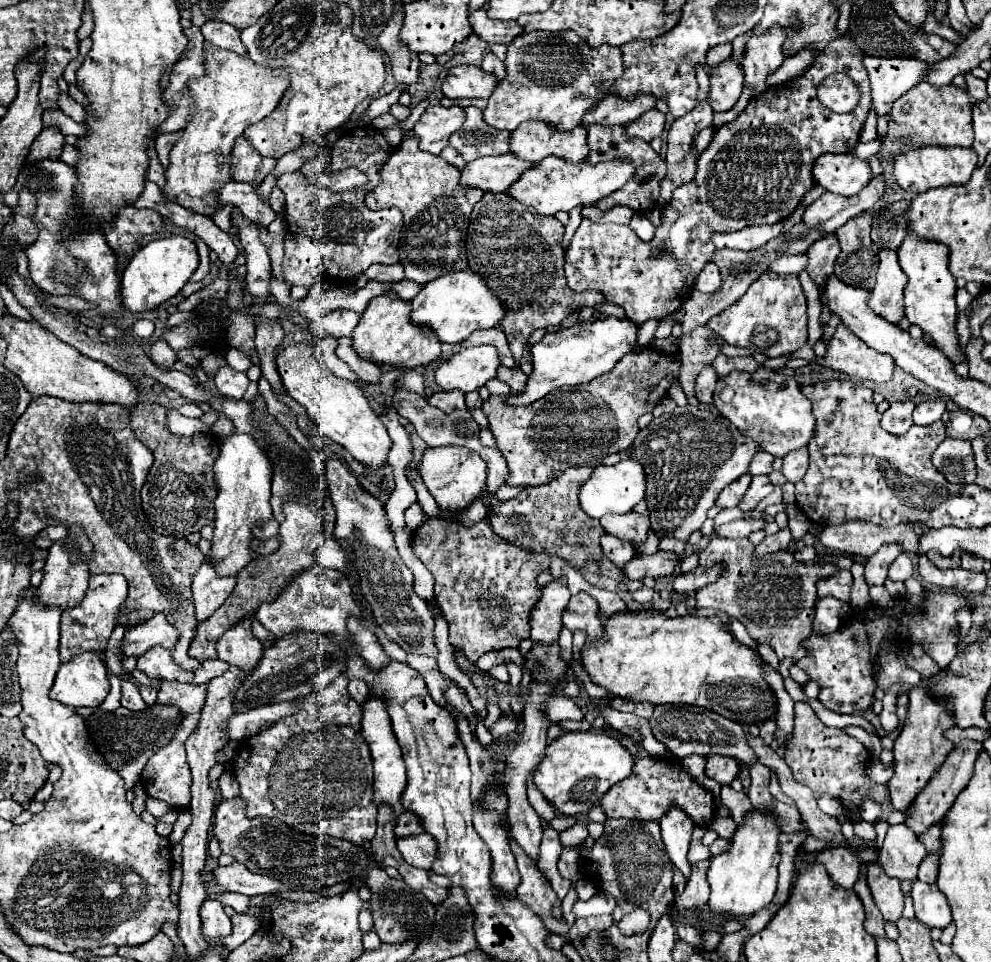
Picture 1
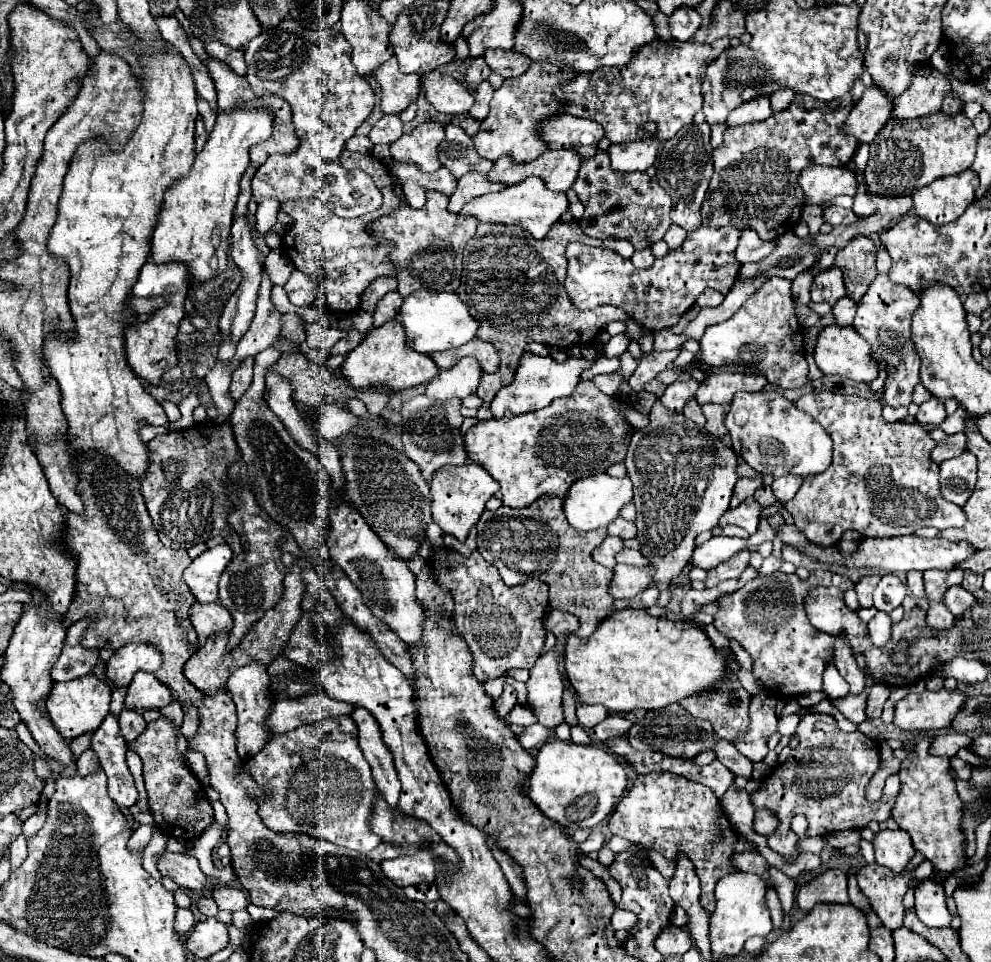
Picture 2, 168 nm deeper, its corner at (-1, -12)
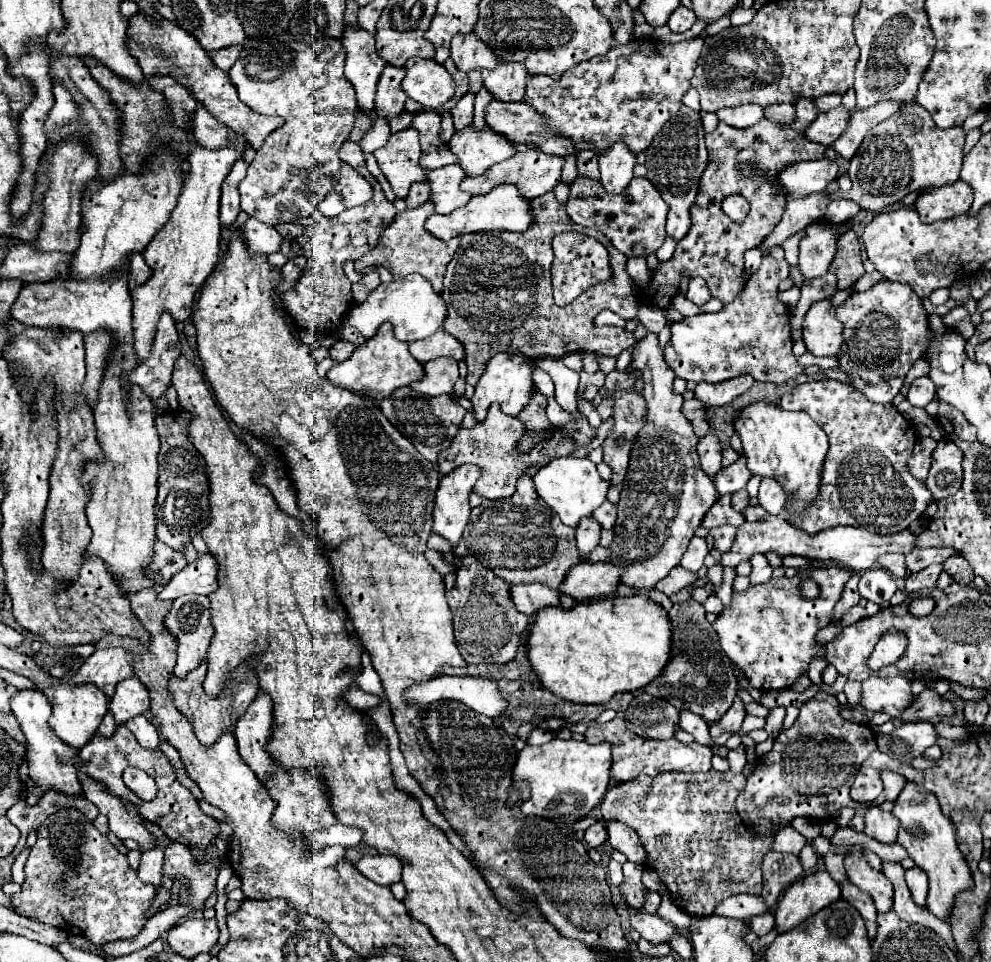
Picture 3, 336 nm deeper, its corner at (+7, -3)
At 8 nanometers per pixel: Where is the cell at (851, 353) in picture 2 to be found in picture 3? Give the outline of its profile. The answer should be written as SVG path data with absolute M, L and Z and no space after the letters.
M830 299L816 301L802 323L804 343L812 355L836 357L842 345L842 323L836 319L836 311Z

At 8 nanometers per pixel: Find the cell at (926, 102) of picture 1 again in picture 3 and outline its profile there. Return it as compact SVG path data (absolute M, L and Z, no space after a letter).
M918 103L902 105L888 121L876 125L858 147L848 169L852 189L846 197L856 201L862 209L878 213L888 205L900 203L912 191L952 185L960 177L964 139L966 131L962 127L938 129L930 121L930 113Z

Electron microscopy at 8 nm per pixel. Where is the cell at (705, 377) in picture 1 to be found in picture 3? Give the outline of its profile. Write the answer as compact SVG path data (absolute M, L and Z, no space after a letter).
M710 429L704 439L698 443L698 457L700 457L700 469L708 475L714 477L722 469L722 447L718 443L718 437L714 437L714 431Z

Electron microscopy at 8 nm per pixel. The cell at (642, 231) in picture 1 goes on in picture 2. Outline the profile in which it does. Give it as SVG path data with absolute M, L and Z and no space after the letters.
M644 248L644 250L636 250L636 254L630 260L636 268L648 268L654 262L654 254L650 248Z

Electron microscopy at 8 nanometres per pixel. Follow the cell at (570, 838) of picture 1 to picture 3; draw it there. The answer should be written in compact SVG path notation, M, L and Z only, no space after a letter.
M600 821L594 823L590 829L586 829L586 837L584 837L584 841L586 841L588 847L598 849L600 845L606 843L606 839L608 839L608 833L606 833L606 829L604 829L604 825L602 825Z

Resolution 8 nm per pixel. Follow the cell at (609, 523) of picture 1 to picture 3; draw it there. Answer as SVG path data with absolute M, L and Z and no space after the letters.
M604 501L594 513L592 517L604 527L604 529L612 529L616 523L616 505L610 501Z

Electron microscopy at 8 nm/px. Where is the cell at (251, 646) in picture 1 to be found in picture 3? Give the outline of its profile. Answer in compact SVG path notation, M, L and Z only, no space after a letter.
M258 693L256 701L248 707L246 715L236 723L234 737L238 743L240 757L266 783L274 773L274 759L266 753L264 745L272 735L272 701L268 695Z

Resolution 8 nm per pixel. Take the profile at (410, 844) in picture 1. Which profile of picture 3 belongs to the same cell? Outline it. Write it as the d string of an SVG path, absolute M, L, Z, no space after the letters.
M364 855L356 869L378 885L392 885L402 879L402 861L394 855Z

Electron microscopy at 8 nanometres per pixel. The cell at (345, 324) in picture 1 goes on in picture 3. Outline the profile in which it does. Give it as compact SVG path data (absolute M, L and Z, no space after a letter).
M338 341L332 345L330 349L330 357L334 361L346 361L346 357L350 357L354 351L354 345L352 343L346 343L346 341Z

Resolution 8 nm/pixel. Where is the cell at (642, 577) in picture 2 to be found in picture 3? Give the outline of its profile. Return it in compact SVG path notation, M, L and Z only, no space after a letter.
M580 563L566 573L560 593L572 597L574 601L606 597L616 591L620 575L622 569L610 563Z

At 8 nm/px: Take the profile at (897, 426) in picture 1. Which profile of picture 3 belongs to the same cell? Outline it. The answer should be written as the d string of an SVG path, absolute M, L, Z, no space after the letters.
M882 281L868 291L854 293L846 303L836 307L836 315L844 325L842 337L844 345L838 353L838 369L850 377L850 383L856 391L864 393L872 403L890 403L902 389L908 369L914 365L918 357L922 357L928 349L932 331L928 327L928 313L922 307L922 299L910 289L910 285Z

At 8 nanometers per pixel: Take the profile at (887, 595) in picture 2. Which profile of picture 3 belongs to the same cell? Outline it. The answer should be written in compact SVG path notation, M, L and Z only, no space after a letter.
M870 569L860 575L858 591L864 599L868 599L876 605L886 605L890 601L890 597L896 593L896 583L888 571Z

